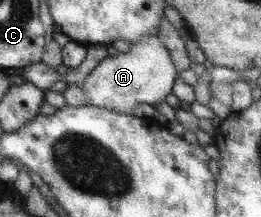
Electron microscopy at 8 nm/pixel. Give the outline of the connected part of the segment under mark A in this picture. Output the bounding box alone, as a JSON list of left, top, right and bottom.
[80,32,180,115]

